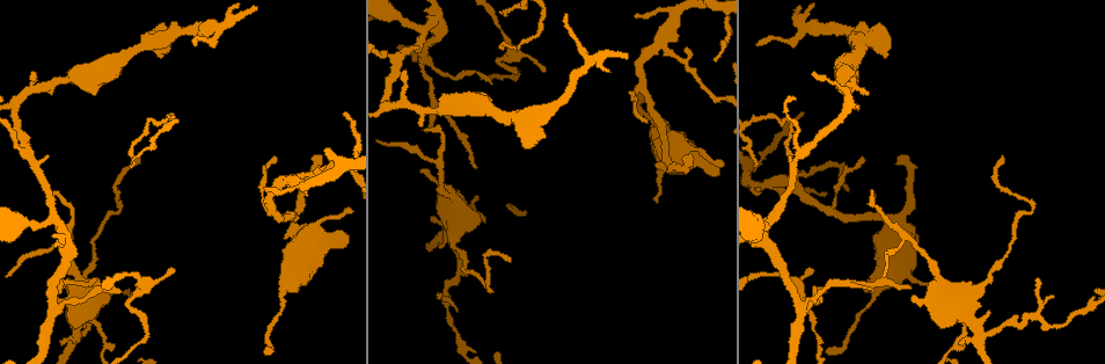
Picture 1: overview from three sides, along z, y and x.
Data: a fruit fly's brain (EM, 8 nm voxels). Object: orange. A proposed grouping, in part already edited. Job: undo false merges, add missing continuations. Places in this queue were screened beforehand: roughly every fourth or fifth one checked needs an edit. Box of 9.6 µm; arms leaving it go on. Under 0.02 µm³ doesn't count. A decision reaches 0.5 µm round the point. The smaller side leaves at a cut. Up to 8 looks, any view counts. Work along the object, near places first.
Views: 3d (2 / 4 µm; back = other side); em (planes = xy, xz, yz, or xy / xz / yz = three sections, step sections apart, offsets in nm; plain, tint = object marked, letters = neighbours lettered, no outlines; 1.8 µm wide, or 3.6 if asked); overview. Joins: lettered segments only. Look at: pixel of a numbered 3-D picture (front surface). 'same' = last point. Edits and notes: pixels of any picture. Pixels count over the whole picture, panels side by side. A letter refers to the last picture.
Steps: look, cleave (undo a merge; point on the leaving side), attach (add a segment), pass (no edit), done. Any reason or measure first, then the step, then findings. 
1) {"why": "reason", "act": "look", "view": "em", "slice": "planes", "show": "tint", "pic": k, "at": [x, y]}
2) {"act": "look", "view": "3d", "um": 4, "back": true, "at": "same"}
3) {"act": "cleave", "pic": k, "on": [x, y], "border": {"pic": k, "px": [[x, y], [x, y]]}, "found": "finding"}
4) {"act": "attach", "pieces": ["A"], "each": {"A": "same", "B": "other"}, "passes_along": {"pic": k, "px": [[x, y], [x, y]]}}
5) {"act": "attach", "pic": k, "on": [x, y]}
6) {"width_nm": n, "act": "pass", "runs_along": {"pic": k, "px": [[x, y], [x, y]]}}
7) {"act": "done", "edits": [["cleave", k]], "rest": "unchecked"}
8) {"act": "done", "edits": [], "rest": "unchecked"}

{"why": "abrupt turn", "act": "look", "view": "3d", "um": 2, "pic": 1, "at": [444, 294]}

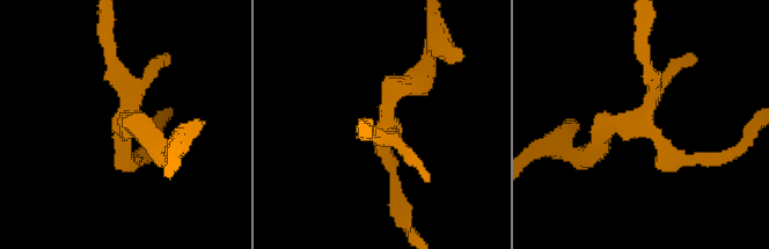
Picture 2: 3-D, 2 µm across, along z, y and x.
{"act": "look", "view": "em", "slice": "xy", "step": 4, "show": "tint", "pic": 2, "at": [389, 125]}

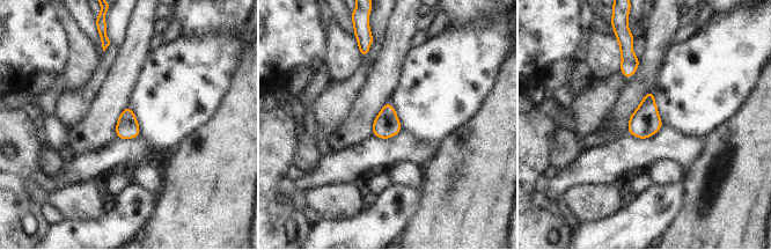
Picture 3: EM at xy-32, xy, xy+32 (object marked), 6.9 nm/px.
{"why": "cut it another way", "act": "look", "view": "em", "slice": "planes", "show": "letters", "at": "same"}

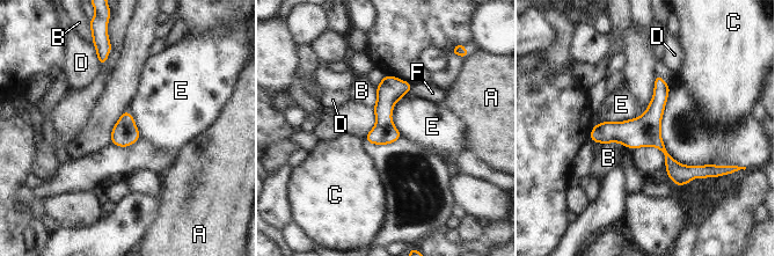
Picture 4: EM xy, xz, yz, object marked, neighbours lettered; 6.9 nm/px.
{"act": "pass", "each": {"A": "other", "B": "other", "C": "other", "D": "other", "E": "other", "F": "other"}, "runs_along": {"pic": 4, "px": [[594, 130], [646, 132], [682, 173], [699, 173]]}, "found": "all the same neuron"}

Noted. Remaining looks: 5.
{"why": "an open end", "act": "look", "view": "em", "slice": "planes", "show": "letters", "pic": 1, "at": [910, 287]}

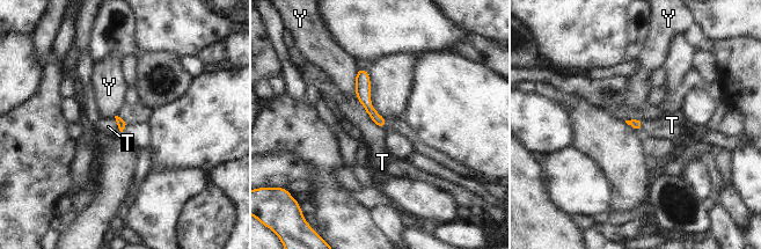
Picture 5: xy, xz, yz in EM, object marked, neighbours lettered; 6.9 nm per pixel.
{"act": "pass", "each": {"T": "other", "Y": "other"}, "found": "no lettered segment goes on from it"}

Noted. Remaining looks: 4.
{"why": "thick turns thin", "act": "look", "view": "em", "um": 3.6, "slice": "planes", "show": "plain", "pic": 1, "at": [296, 228]}

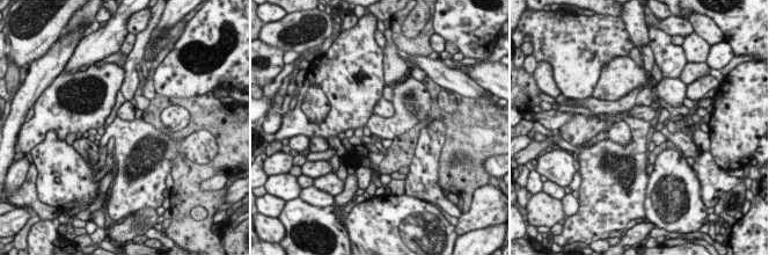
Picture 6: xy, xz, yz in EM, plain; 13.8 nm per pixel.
{"why": "what lies round it", "act": "look", "view": "em", "um": 3.6, "slice": "planes", "show": "letters", "at": "same"}

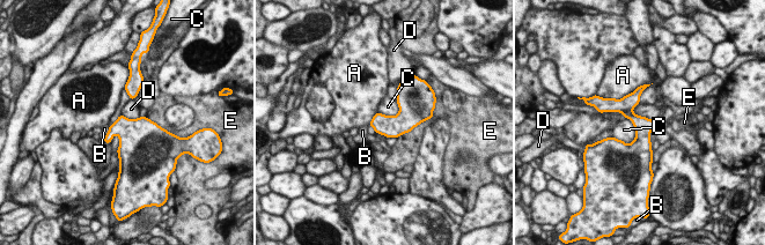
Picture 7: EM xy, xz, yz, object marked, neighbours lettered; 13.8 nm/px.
{"act": "pass", "each": {"A": "other", "B": "other", "C": "other", "D": "other", "E": "other"}, "runs_along": {"pic": 7, "px": [[637, 93], [630, 113], [642, 126], [642, 158]]}, "found": "one neuron here"}

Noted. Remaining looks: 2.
{"act": "done", "edits": [], "rest": "unchecked"}

